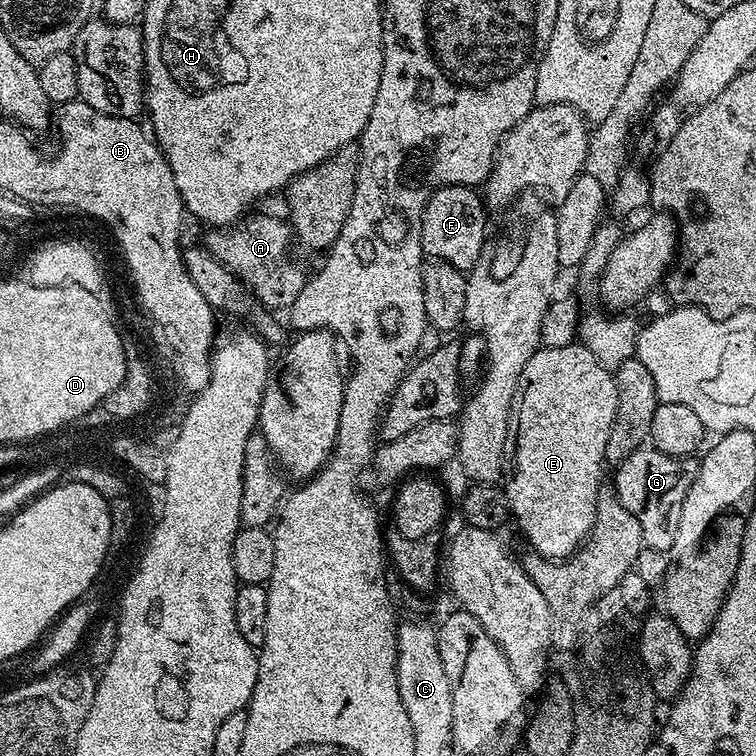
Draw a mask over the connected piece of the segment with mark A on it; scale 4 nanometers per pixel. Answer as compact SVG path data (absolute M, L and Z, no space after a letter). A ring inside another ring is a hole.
M263 214L255 215L247 217L248 224L240 222L235 226L220 226L209 231L212 233L208 236L206 247L220 263L239 275L265 308L291 309L306 283L306 275L304 276L303 270L292 261L292 256L288 253L288 247L293 247L294 244L294 233L288 220L266 218Z

